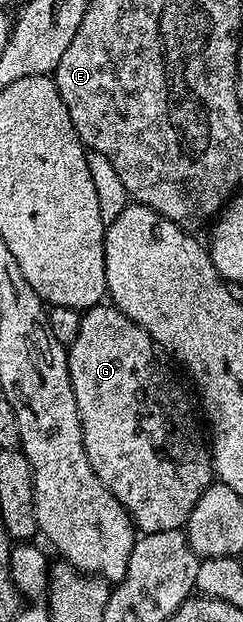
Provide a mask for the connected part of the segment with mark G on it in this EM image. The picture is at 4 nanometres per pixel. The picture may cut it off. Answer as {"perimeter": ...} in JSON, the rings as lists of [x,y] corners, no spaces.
{"perimeter":[[[111,305],[90,307],[81,314],[80,320],[82,329],[78,329],[78,341],[67,348],[67,353],[86,457],[90,457],[90,465],[94,473],[98,473],[102,485],[106,485],[128,510],[137,532],[149,535],[179,531],[214,481],[212,452],[205,432],[204,435],[200,432],[201,420],[198,415],[196,420],[183,385],[164,368],[161,352],[146,329]]]}

